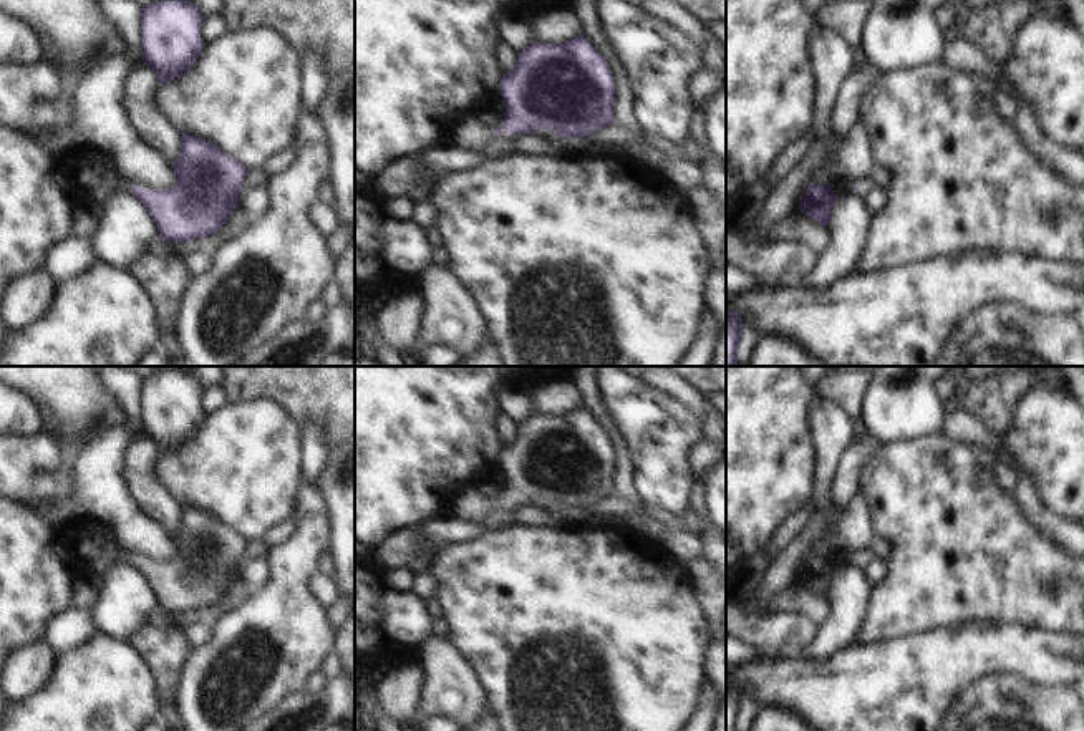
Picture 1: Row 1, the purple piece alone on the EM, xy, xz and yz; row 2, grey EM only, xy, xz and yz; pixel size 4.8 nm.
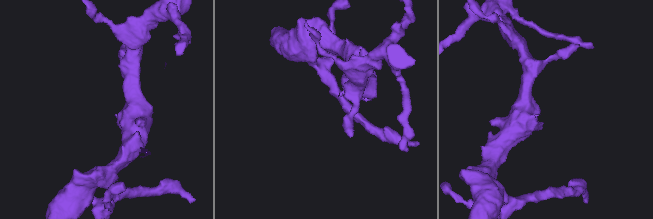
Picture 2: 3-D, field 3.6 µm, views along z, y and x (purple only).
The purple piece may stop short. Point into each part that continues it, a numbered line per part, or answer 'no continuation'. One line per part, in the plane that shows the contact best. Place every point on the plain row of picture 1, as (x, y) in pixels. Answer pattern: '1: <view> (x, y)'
1: xz (471, 504).

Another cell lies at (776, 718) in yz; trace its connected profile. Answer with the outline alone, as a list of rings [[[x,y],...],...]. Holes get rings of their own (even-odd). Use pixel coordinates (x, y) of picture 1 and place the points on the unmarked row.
[[[784,706],[761,708],[751,731],[822,731]]]

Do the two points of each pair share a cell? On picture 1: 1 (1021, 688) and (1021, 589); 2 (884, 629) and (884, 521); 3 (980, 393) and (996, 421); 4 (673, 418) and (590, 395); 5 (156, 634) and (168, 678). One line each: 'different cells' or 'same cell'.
1: different cells
2: same cell
3: same cell
4: different cells
5: same cell

